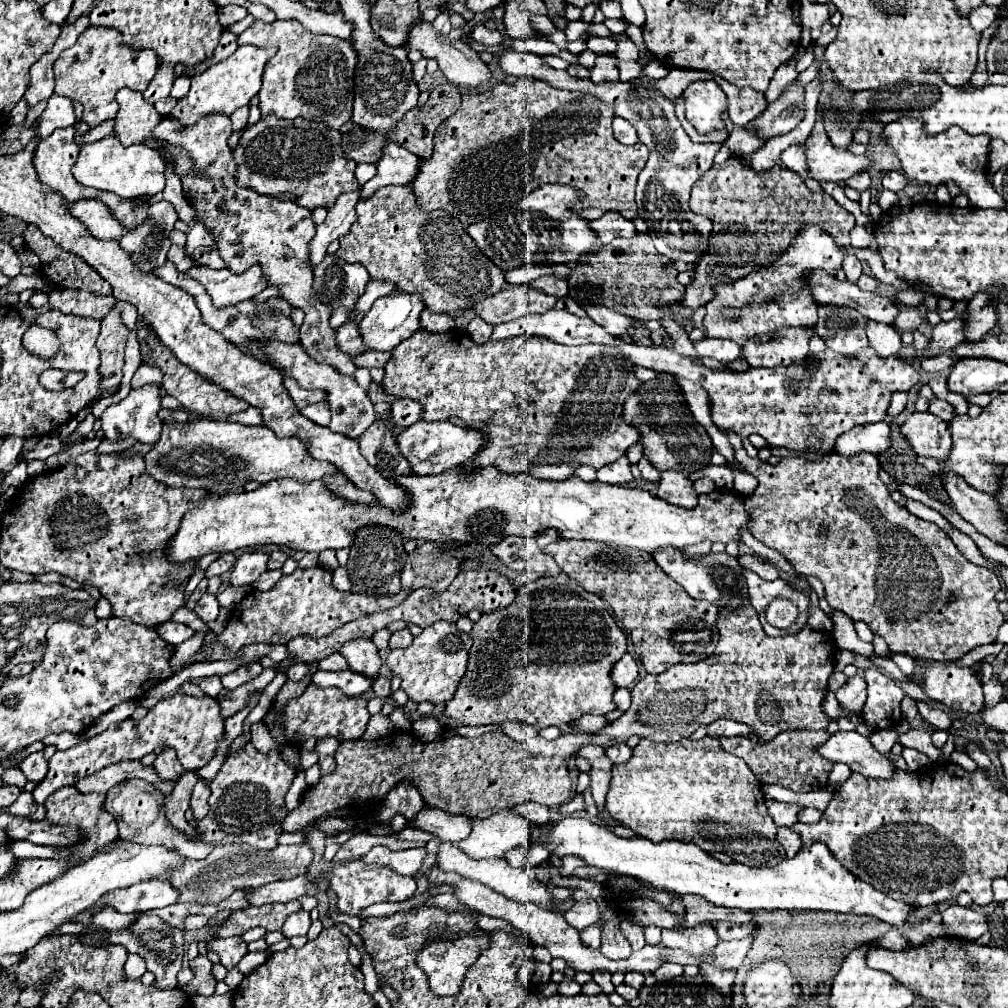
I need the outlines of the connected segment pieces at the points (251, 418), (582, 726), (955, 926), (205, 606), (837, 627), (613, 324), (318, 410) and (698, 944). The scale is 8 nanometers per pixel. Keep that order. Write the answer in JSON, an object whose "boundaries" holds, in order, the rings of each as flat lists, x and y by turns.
{"boundaries":[[[248,408,248,410,244,410,244,412,240,412,240,414,236,414,236,416,228,416,228,420,232,420,232,422,240,422,240,424,262,424,262,416,260,416,260,412,256,410,256,408]],[[584,714,582,718,572,722,574,730,582,730,582,732,596,732,600,730,604,724,608,724,608,720,604,716,592,716,592,714]],[[950,904,942,912,942,920,944,920,944,928,950,934,966,940,978,940,988,930,988,920,984,914,958,904]],[[204,594,204,596,200,598,200,602,196,604,194,612,200,616,202,622,212,622,212,620,216,620,216,618,218,618,218,612,220,612,216,594]],[[836,610,834,616,832,616,832,622,834,622,834,640,836,640,838,648,858,652,862,656,872,656,874,654,872,644,866,644,856,636,854,622,844,612]],[[592,304,592,306,586,308,586,312,596,324,606,328,606,332,610,332,614,336,624,336,624,334,630,336,632,334,632,326,644,326,640,320,632,320,632,318,628,318,624,314,612,312,606,306,594,306]],[[314,404,314,406,308,406,308,408,304,408,302,410,302,414,306,416,306,418,310,418,312,422,316,422,316,424,322,424,322,426,328,426,328,422,330,422,330,410,324,410,322,406,318,406,318,404]],[[698,924,696,928,684,930,662,930,662,944,668,948,684,948,698,956,712,952,712,948,718,944,718,934,712,924]]]}

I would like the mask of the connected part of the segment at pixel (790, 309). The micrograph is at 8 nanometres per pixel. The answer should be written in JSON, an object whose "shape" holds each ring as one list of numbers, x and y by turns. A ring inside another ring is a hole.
{"shape":[[816,224,802,226,796,238,792,240,792,246,776,258,772,266,762,266,760,270,754,270,748,274,748,278,738,278,736,282,718,282,712,286,712,302,708,302,706,316,704,316,704,328,706,336,718,336,732,340,740,346,744,346,750,338,756,338,760,334,778,332,783,328,790,327,812,327,816,326,818,320,818,302,812,298,812,292,808,290,808,274,812,270,820,268,828,274,836,274,842,268,842,260,854,254,860,258,860,248,840,248,836,246,832,234,820,230],[726,308,740,310,740,316,734,320,722,318,722,312]]}

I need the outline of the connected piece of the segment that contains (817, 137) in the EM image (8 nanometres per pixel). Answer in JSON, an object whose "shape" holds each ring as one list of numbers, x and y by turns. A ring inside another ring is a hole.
{"shape":[[820,118,802,148,808,162,808,174,818,182,844,182,852,174,868,170,872,162,868,156,854,156,848,150,834,148]]}

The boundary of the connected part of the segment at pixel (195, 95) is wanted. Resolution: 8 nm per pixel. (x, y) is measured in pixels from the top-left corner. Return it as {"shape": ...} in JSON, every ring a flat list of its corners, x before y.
{"shape":[[248,44,238,46,238,50,230,58,226,58,218,64,212,64,202,74,194,74,190,78,192,80,190,92,178,100,178,104,174,106,170,116,178,118,182,126,194,124,204,114,224,112,230,116,236,108,246,106,250,102,250,98,254,94,258,94,258,90,262,86,264,66,266,66,268,58,272,58,272,54,276,54,276,48,258,48,258,46,248,46]]}

